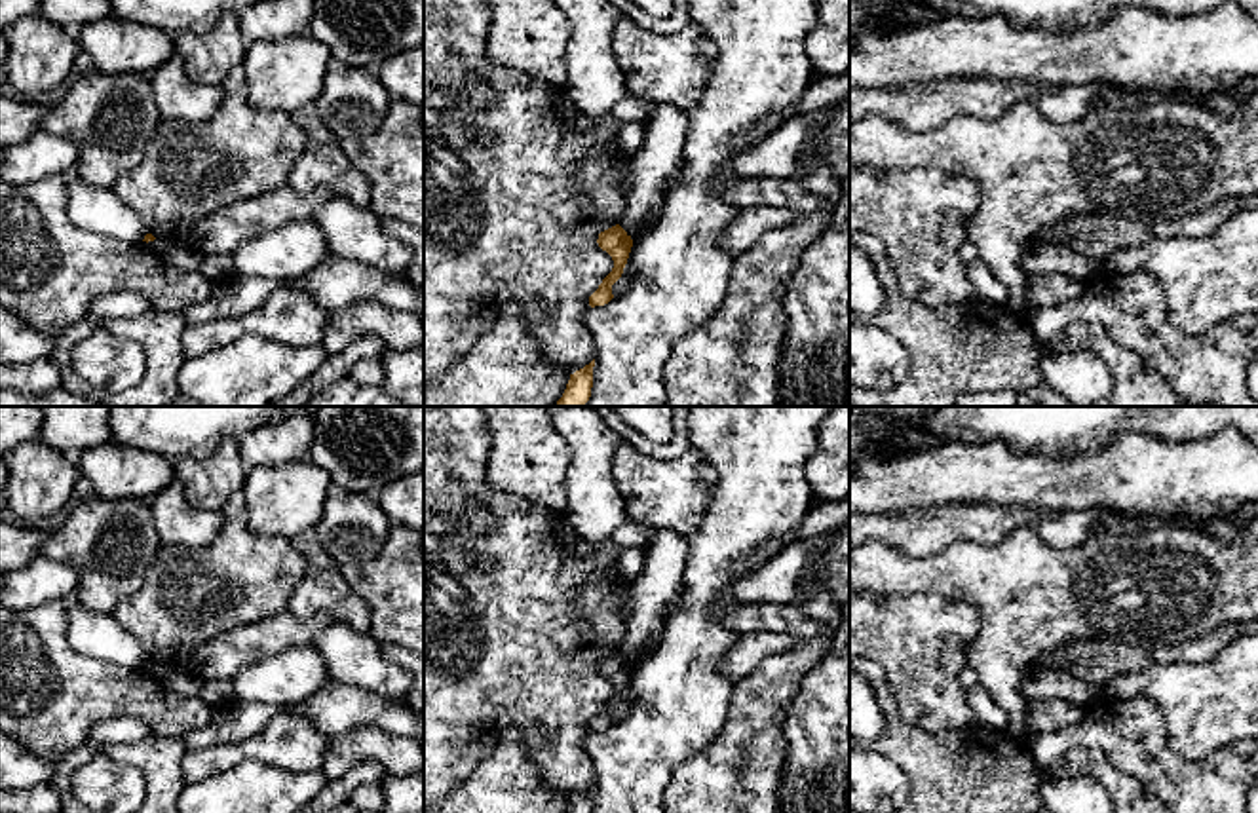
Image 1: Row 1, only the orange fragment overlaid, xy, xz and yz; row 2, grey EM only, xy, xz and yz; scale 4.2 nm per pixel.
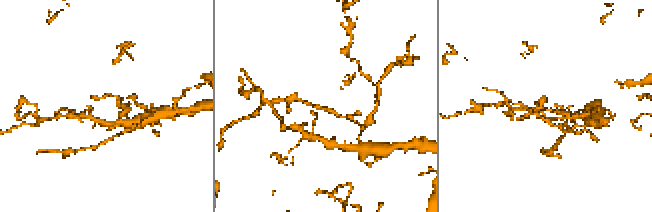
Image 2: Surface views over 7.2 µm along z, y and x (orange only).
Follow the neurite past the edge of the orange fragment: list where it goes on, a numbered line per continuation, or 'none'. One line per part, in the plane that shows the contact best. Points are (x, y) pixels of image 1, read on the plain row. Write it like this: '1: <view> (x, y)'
none

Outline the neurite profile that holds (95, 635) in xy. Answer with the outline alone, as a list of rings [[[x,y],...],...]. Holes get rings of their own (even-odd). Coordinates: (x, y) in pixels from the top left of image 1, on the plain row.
[[[67,598],[67,633],[74,650],[99,661],[125,669],[141,669],[146,661],[139,640],[112,614],[84,608]]]

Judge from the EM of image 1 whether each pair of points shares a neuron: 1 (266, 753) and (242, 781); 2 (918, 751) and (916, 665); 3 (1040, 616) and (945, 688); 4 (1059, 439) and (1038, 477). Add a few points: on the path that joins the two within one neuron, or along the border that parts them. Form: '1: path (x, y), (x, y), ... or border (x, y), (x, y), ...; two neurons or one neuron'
1: border (301, 770), (240, 762), (213, 775); two neurons
2: border (892, 690), (907, 720), (930, 732), (962, 730); two neurons
3: border (981, 620), (981, 629), (968, 644), (964, 661); two neurons
4: border (1008, 443), (1015, 449), (1053, 454), (1097, 453); two neurons

